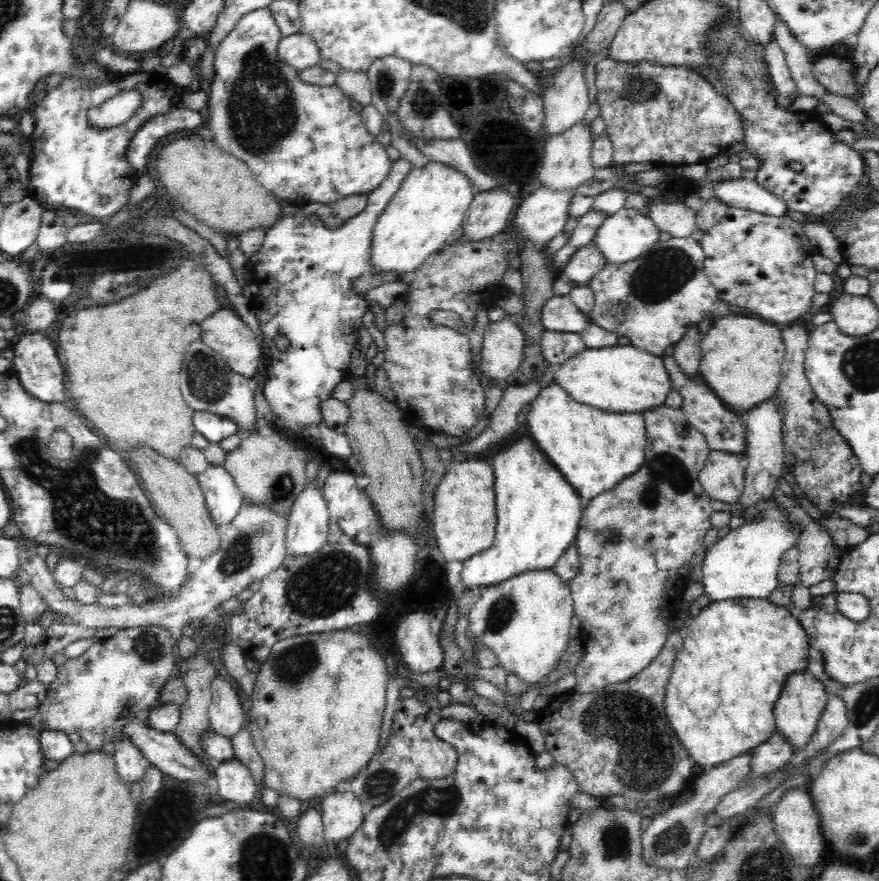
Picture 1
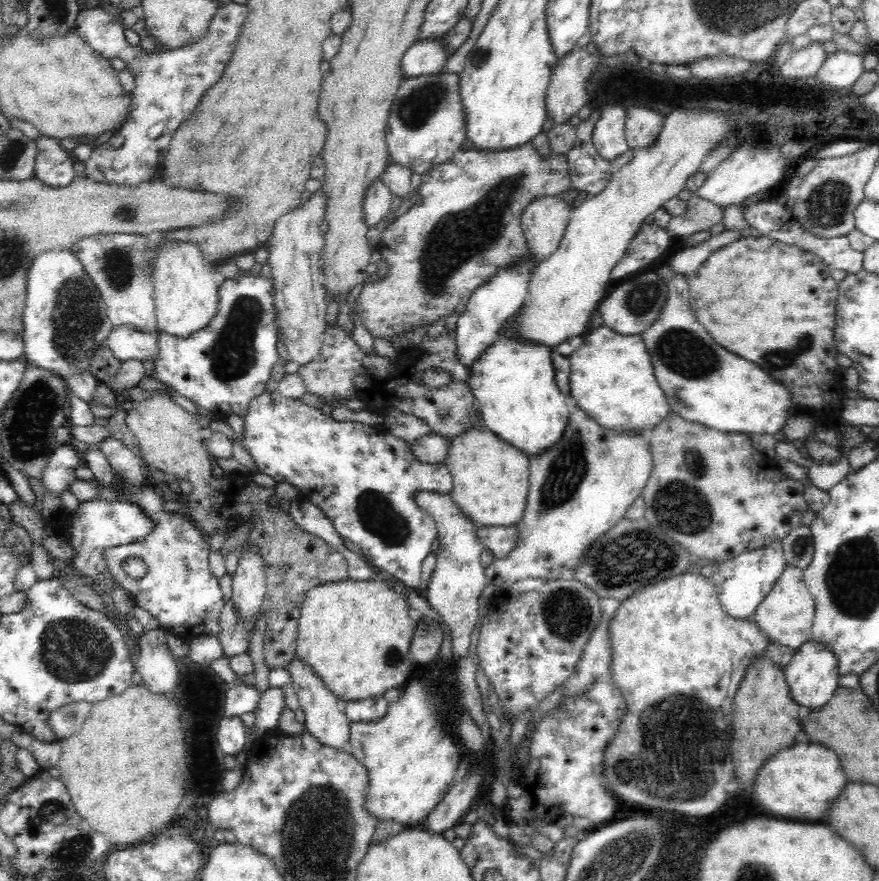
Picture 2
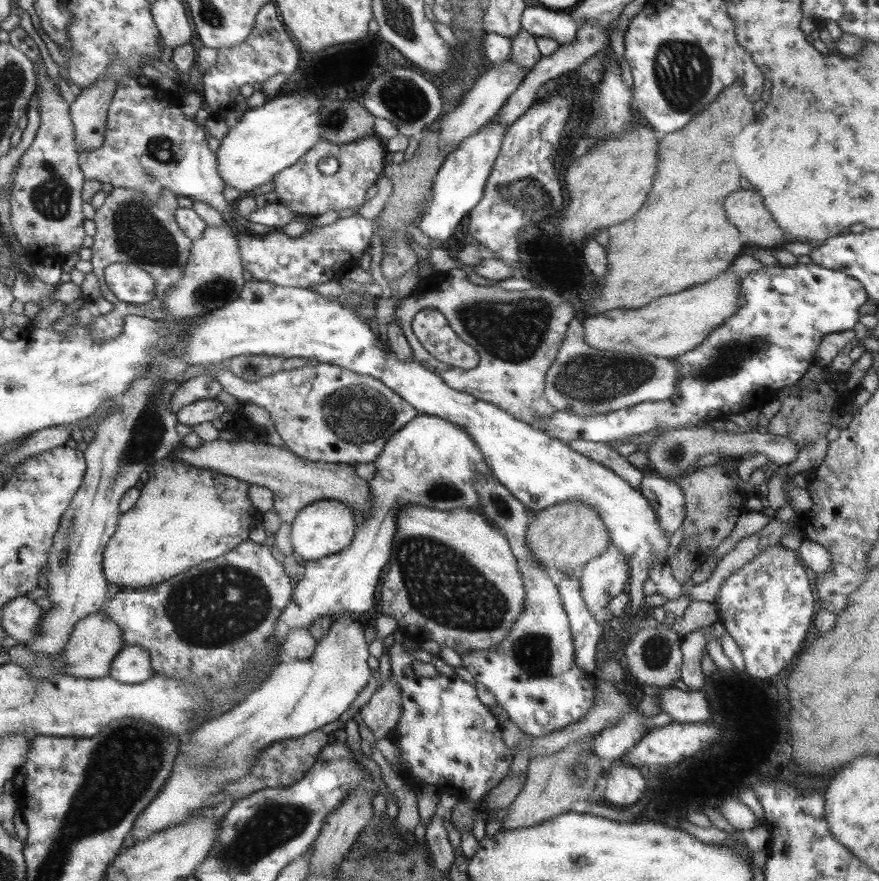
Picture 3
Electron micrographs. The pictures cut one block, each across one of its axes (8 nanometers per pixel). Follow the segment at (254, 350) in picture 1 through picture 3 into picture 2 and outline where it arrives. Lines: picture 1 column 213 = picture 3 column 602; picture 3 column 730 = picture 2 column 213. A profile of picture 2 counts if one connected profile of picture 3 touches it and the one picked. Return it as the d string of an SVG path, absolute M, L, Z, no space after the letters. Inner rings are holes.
M194 242L162 243L158 256L154 256L154 268L151 269L151 281L154 289L155 315L158 332L164 332L179 339L188 338L201 331L213 318L218 306L218 284L214 281L214 271L204 262L202 249Z

